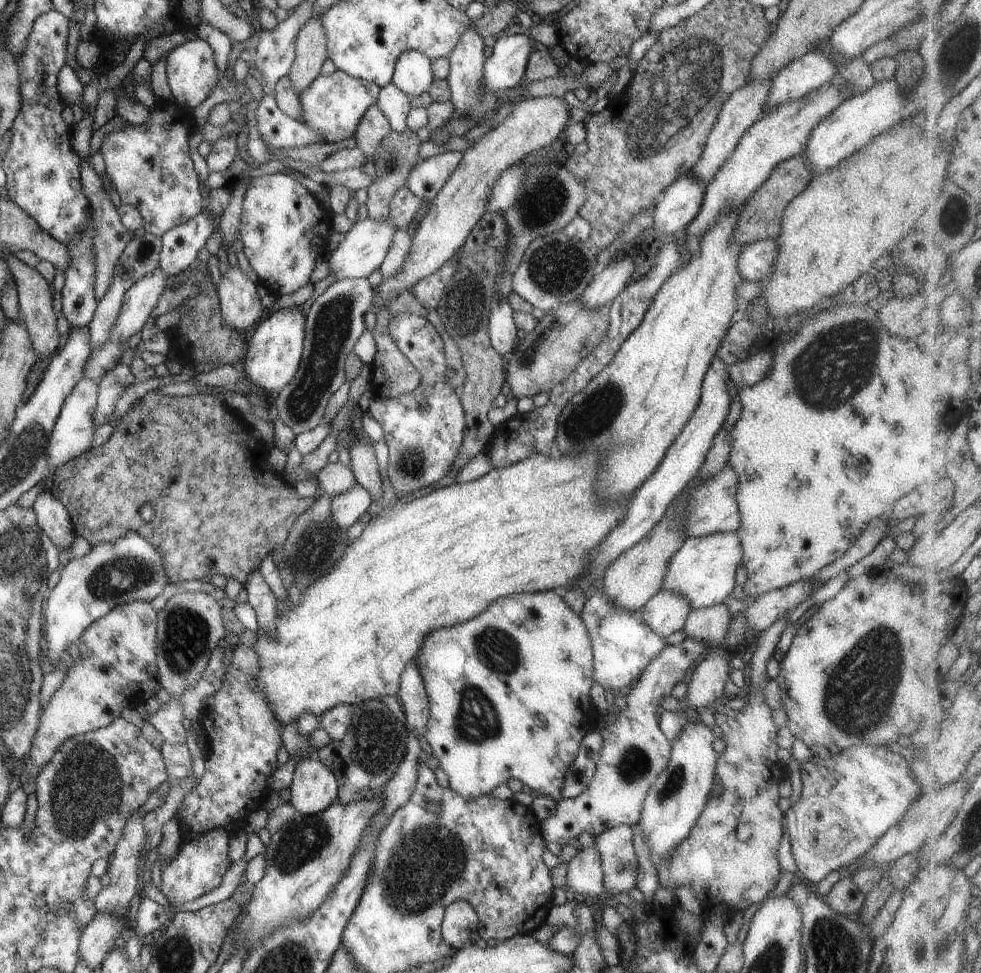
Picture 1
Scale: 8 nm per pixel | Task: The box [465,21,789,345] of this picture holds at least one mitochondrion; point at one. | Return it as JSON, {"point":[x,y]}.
{"point":[673,89]}

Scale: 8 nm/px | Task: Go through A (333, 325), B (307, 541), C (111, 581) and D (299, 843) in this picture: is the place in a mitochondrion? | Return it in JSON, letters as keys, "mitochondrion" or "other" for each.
{"A":"mitochondrion","B":"mitochondrion","C":"mitochondrion","D":"mitochondrion"}

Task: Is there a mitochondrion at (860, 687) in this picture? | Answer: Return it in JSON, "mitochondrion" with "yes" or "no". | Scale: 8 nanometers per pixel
{"mitochondrion":"yes"}

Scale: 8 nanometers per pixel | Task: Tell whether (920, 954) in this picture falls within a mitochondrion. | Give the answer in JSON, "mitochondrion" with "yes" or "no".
{"mitochondrion":"yes"}

